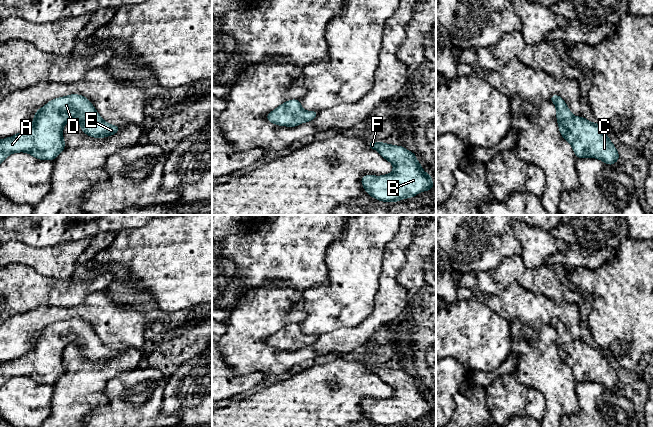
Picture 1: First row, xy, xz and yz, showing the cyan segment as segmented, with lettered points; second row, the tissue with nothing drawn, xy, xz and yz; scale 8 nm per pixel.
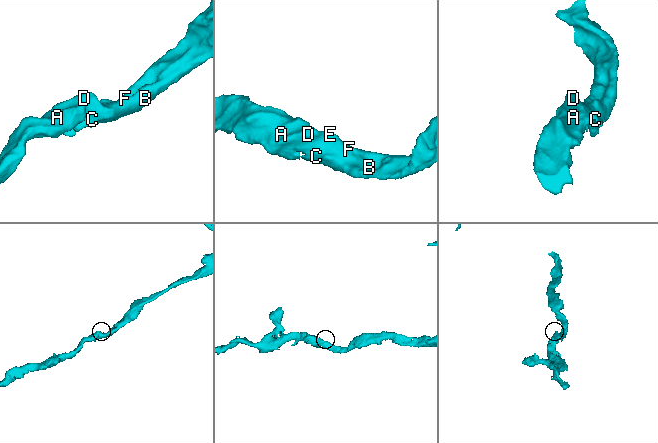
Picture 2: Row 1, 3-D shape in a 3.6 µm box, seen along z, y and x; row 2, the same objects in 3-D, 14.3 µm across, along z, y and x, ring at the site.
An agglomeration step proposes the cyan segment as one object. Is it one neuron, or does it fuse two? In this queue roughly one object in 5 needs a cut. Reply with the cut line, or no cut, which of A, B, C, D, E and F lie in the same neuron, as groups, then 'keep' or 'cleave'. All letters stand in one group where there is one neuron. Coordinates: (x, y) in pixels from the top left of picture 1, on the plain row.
no cut | A B C D E F | keep

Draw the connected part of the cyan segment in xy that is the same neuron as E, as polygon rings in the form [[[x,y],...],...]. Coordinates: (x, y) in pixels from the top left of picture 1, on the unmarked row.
[[[71,318],[51,324],[38,333],[33,342],[33,347],[23,356],[12,361],[0,364],[0,387],[11,377],[27,376],[40,384],[54,384],[65,372],[63,351],[74,342],[81,350],[82,355],[94,362],[104,362],[120,355],[120,351],[106,347],[92,327],[84,320]]]

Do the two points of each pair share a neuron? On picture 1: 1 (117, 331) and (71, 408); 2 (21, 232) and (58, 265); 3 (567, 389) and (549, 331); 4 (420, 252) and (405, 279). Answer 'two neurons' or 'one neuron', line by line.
1: two neurons
2: two neurons
3: one neuron
4: one neuron

